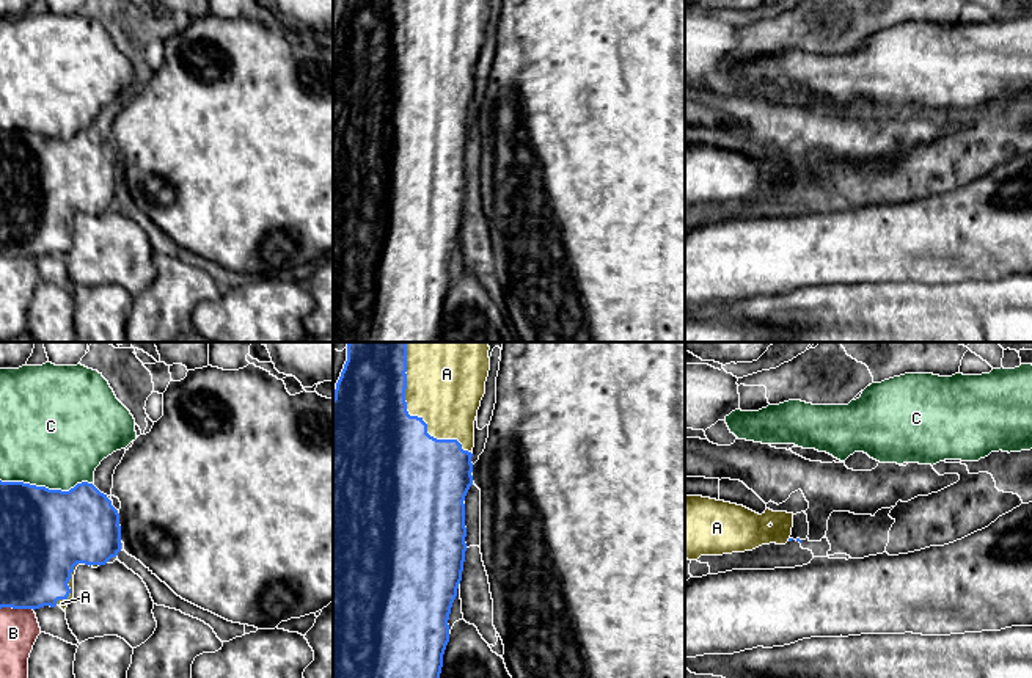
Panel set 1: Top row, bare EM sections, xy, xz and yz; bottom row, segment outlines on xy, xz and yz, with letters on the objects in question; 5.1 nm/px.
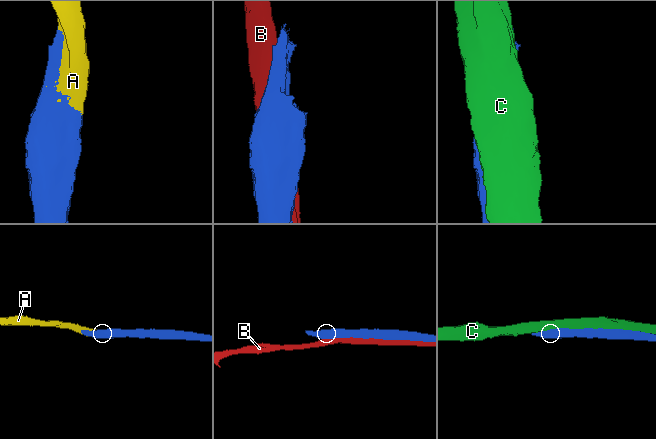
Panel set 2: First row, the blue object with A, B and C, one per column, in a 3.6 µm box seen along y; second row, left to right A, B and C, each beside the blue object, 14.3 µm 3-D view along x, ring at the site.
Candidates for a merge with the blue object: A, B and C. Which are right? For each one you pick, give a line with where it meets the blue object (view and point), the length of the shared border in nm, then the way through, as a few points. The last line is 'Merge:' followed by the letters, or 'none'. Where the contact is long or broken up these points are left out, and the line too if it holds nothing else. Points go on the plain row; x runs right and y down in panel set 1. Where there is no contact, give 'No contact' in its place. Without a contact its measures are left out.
A: Touches blue at xz (413, 65). Shared border 650 nm
Merge: A

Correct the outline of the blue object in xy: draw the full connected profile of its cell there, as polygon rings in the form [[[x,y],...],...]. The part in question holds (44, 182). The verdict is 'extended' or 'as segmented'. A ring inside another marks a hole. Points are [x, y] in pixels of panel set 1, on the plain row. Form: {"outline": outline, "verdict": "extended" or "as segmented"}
{"outline": [[[0,129],[0,257],[39,257],[60,254],[64,261],[74,246],[79,213],[97,217],[121,199],[119,162],[107,143],[93,132],[77,132],[69,140],[49,138],[24,130]]], "verdict": "extended"}

